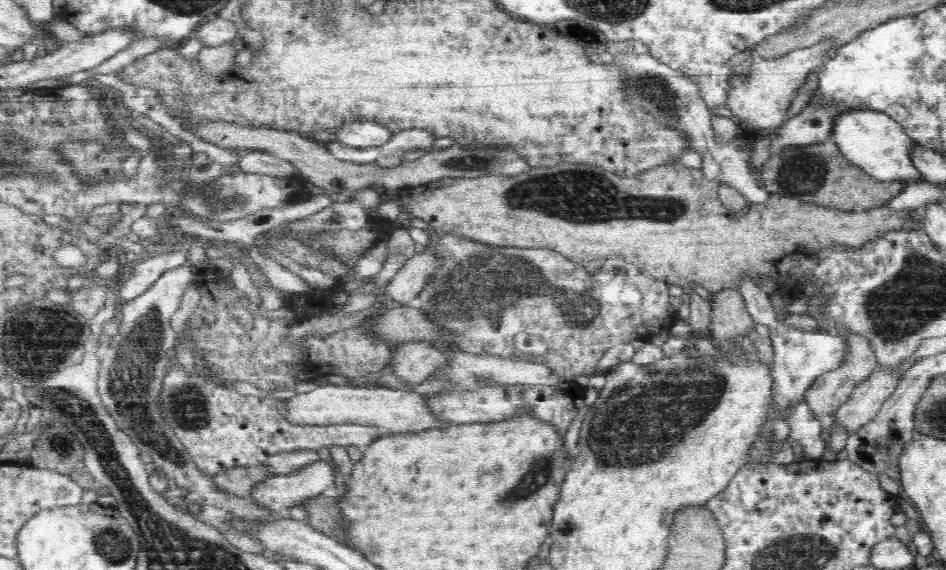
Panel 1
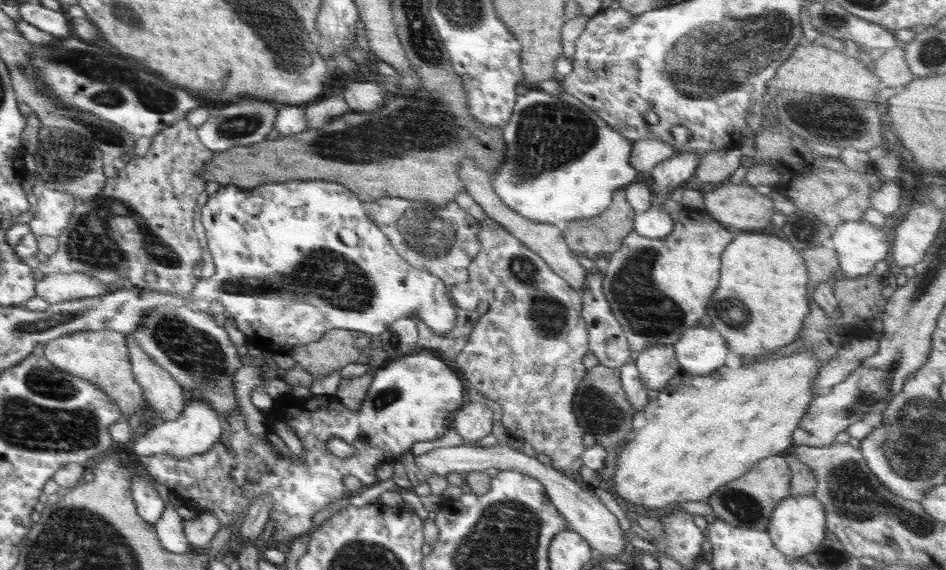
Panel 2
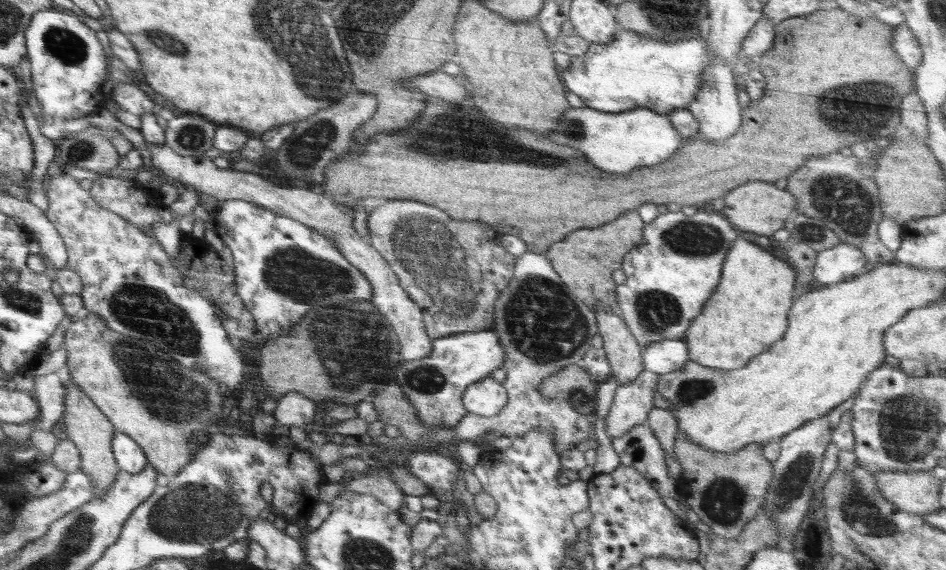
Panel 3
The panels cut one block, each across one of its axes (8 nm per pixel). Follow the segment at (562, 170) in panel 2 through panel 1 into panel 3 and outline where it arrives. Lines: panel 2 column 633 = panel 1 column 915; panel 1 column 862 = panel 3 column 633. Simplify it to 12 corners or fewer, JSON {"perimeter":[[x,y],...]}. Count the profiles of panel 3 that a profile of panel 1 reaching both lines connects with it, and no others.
{"perimeter":[[568,107],[549,139],[624,174],[685,141],[668,115]]}

